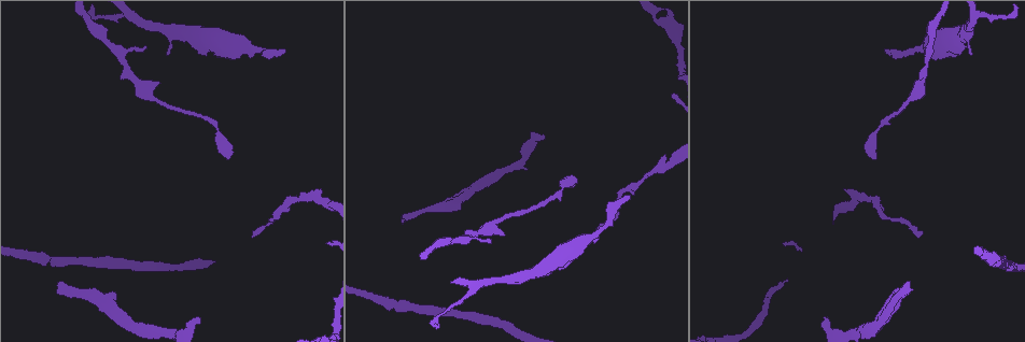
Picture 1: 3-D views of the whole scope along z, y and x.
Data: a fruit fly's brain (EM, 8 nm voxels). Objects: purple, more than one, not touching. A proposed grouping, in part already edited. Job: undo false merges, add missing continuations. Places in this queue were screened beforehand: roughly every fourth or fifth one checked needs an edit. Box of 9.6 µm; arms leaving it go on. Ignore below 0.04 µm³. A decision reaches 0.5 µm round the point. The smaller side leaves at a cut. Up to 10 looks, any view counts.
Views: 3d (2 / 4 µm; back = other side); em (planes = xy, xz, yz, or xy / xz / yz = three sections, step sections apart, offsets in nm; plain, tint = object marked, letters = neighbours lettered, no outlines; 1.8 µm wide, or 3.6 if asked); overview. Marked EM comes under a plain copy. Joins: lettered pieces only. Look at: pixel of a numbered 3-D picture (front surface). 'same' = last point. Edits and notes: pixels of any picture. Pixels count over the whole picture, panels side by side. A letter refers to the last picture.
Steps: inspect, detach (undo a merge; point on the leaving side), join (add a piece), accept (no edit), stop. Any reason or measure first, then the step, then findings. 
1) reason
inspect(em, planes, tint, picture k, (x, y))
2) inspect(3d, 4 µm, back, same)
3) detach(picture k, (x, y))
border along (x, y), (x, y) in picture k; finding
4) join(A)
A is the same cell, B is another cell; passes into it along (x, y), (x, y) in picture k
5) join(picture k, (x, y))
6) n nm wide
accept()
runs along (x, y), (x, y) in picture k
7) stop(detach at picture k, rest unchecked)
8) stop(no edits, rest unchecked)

an open end
inspect(3d, 4 µm, picture 1, (885, 48))

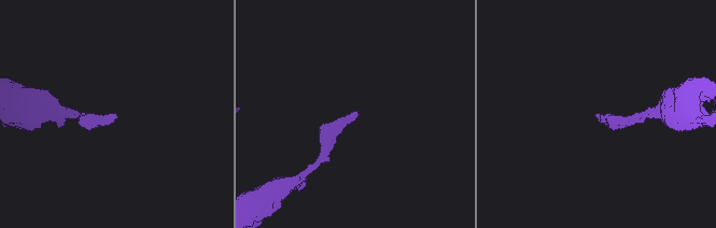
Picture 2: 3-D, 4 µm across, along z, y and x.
need the tissue
inspect(em, xy, step 16, letters, picture 2, (114, 113))

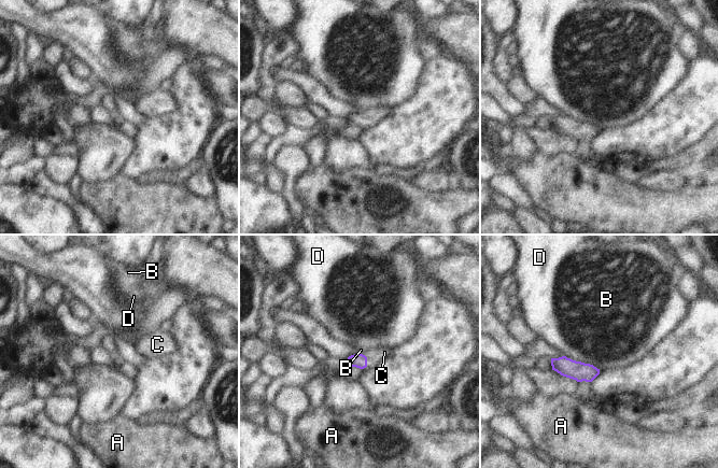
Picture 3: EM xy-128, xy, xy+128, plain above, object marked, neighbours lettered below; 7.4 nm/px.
another direction
inspect(em, planes, letters, same)

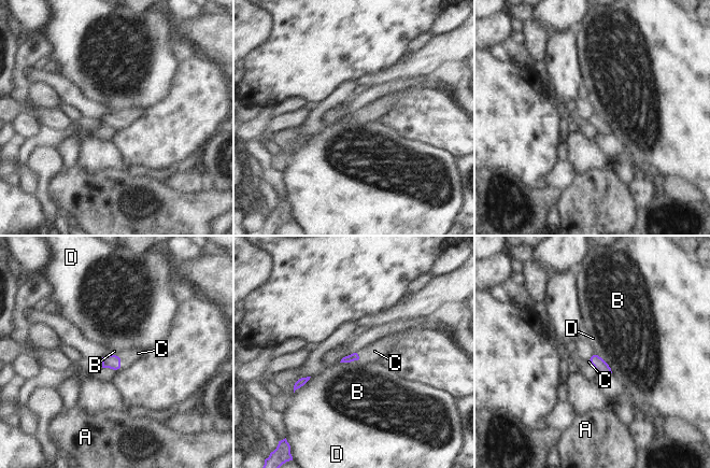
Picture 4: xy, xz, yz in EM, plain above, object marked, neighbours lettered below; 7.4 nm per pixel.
join(C)
C is the same cell, A, B and D are other cells; passes into it along (112, 362), (119, 363), (128, 356) in picture 4; the cell continues

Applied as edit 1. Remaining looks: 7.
inspect(overview)

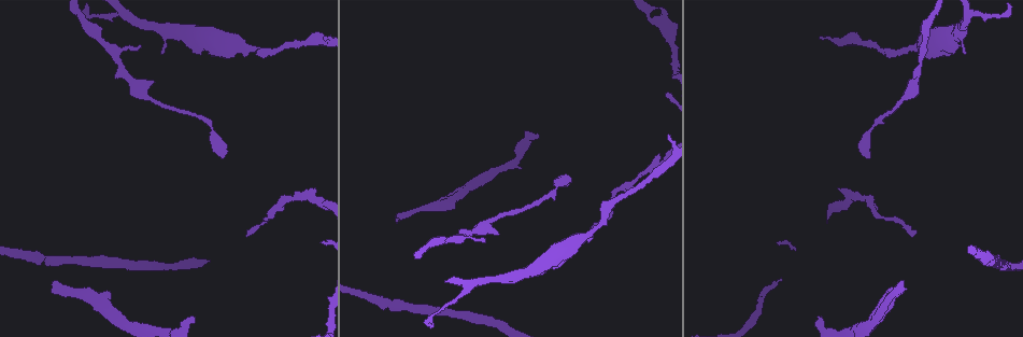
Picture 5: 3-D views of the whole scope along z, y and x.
branch stops here
inspect(3d, 2 µm, picture 5, (537, 139))

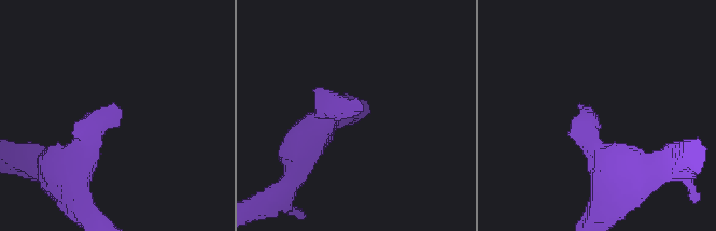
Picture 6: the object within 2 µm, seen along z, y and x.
inspect(em, planes, letters, picture 6, (592, 112))

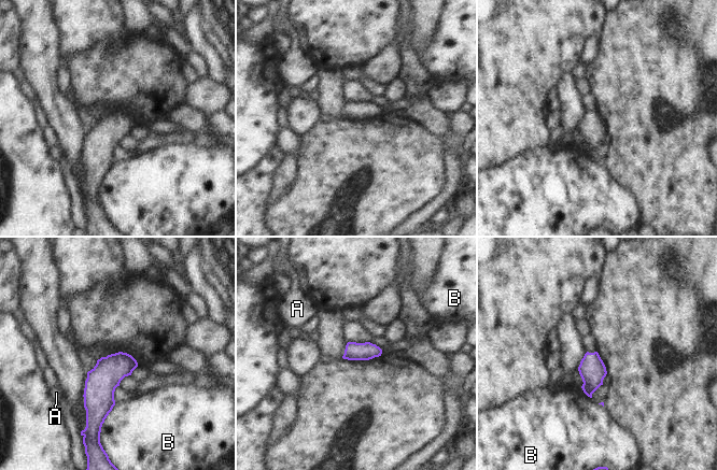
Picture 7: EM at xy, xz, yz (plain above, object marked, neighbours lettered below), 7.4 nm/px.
accept()
A and B are other cells; border along (115, 403), (100, 430) in picture 7; no lettered piece goes on from it

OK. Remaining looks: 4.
inspect(em, planes, letters, picture 5, (397, 220))

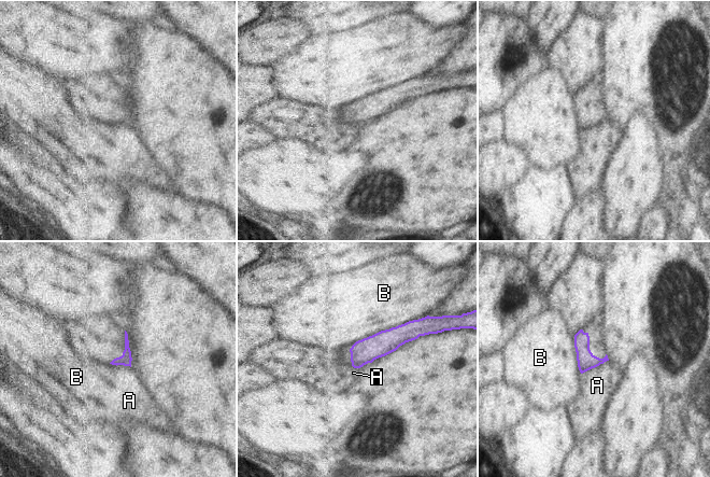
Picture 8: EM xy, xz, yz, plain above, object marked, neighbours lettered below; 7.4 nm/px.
accept()
A and B are other cells; runs along (412, 328), (368, 349), (354, 363) in picture 8; no lettered piece goes on from it

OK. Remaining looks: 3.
an open end
inspect(em, xy, step 4, tint, picture 5, (222, 158))

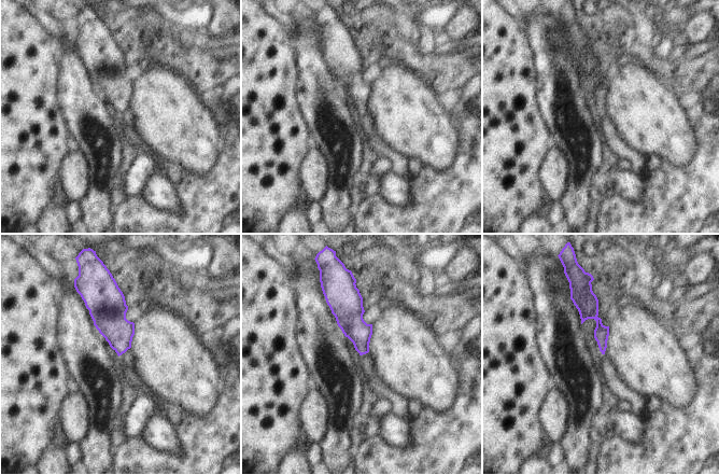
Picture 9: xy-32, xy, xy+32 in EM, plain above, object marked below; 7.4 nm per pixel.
cut it another way
inspect(em, planes, tint, same)

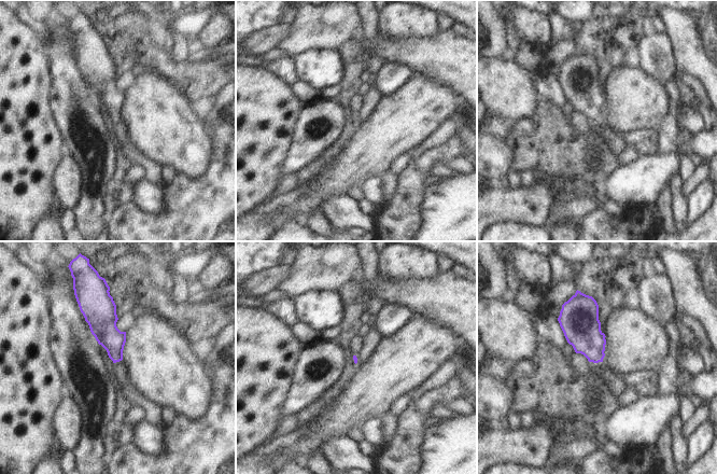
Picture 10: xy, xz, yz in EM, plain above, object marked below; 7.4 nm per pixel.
see the neighbours
inspect(em, planes, letters, same)

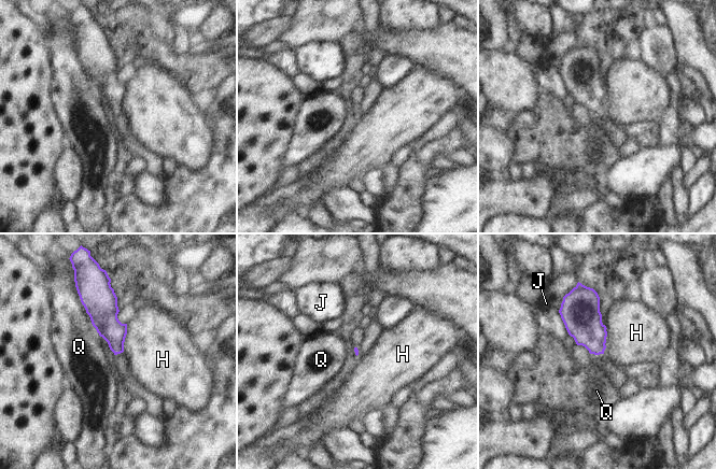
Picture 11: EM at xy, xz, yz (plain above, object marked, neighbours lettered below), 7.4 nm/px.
Q touches over 380 nm
accept()
H, J and Q are other cells; border along (76, 290), (92, 325), (100, 336) in picture 11; no lettered piece goes on from it

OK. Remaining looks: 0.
stop(join at picture 4, rest unchecked)

